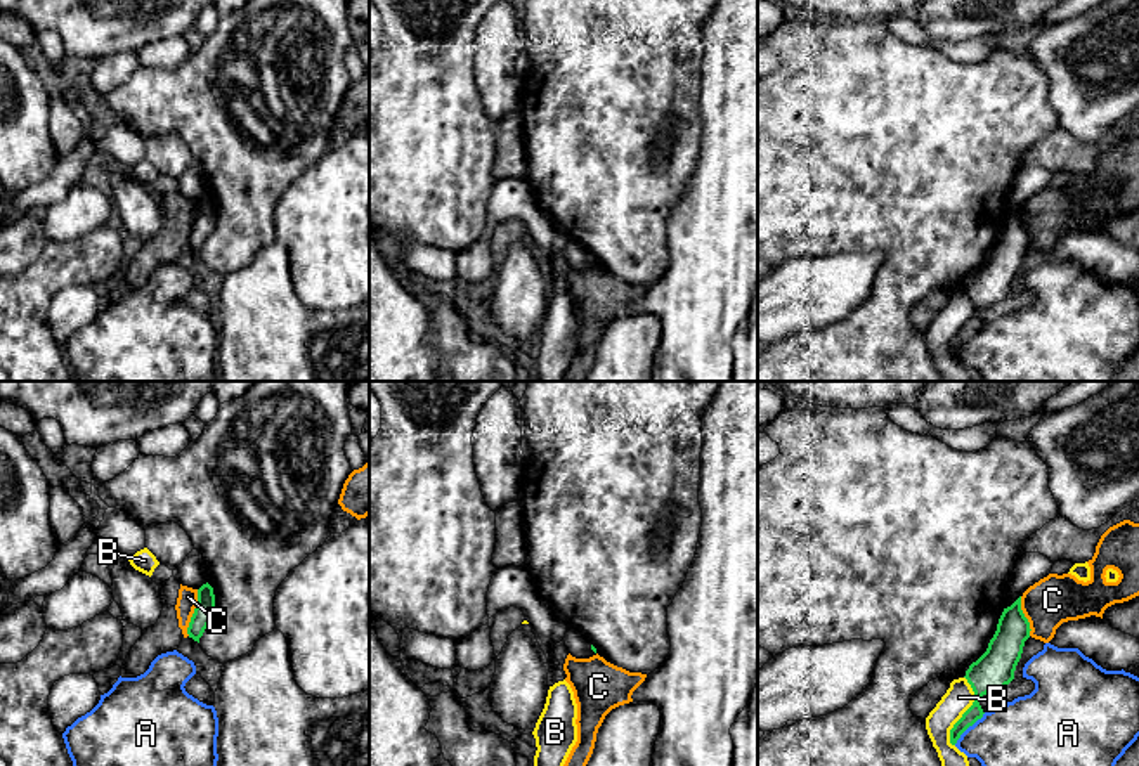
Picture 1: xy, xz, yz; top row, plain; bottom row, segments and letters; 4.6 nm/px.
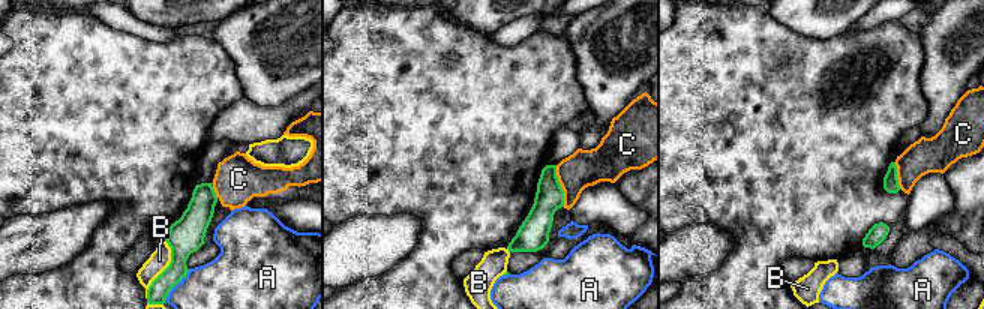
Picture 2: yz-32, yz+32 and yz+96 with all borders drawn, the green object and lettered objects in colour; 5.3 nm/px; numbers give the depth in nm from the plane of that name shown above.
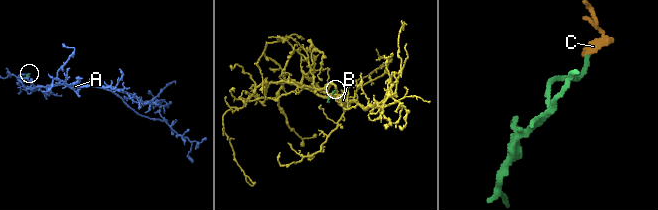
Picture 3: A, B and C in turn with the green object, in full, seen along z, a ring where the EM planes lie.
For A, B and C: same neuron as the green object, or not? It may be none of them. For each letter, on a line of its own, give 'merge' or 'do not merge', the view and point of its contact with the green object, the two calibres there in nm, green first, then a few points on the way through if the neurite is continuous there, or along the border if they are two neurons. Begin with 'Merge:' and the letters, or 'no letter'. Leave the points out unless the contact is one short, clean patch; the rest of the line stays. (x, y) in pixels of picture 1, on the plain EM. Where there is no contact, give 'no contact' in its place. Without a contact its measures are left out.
Merge: no letter
A: do not merge; contact yz (968, 338); calibres 150 and 400 nm; border yz (985, 324), (954, 356)
B: do not merge; contact yz (966, 323); calibres 180 and 140 nm
C: do not merge; contact xy (195, 224); calibres 100 and 90 nm; border xy (198, 201), (188, 246)

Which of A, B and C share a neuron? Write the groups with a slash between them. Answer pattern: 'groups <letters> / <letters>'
groups A / B / C

